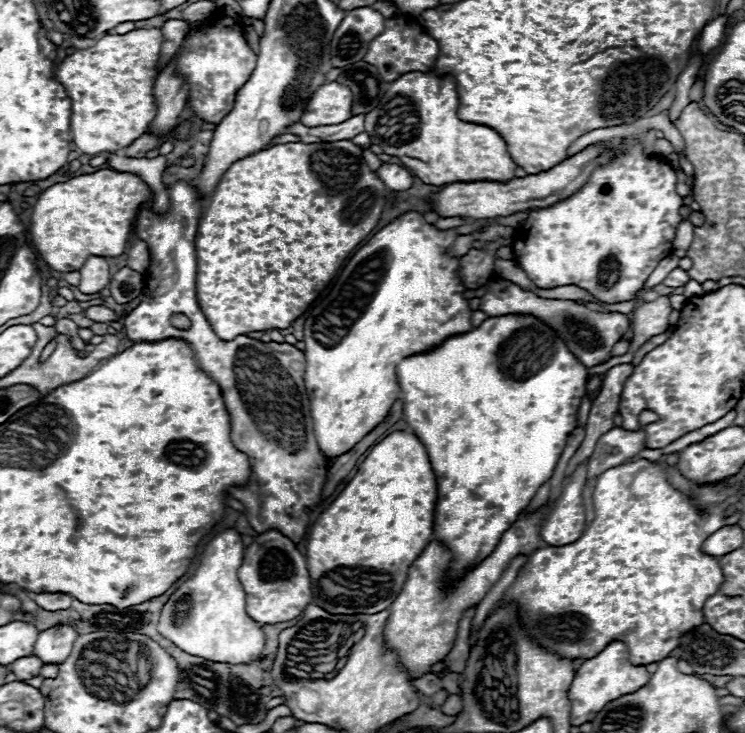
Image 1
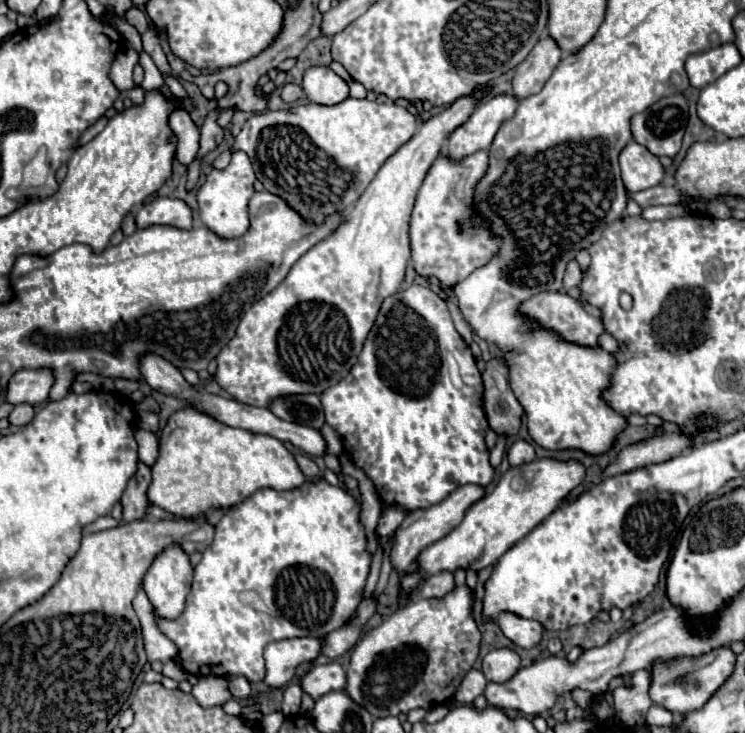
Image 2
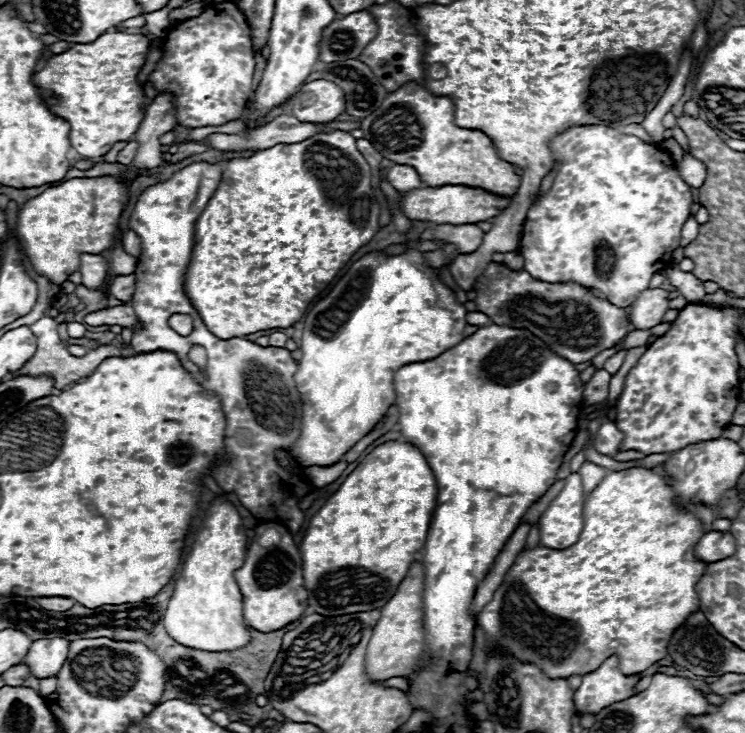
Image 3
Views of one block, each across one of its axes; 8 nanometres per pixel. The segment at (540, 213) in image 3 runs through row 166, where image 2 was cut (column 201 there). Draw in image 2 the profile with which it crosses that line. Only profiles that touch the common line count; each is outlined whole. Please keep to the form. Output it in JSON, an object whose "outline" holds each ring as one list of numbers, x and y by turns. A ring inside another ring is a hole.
{"outline":[[316,480,316,482,306,482,296,490,288,490,288,492,278,492,272,488,262,488,256,494,252,494,248,500,244,500,242,504,234,506,232,510,228,510,222,520,214,526,214,540,212,544,202,552,202,560,196,564,194,568,194,582,192,582,192,590,186,596,186,608,182,612,182,616,178,620,164,620,158,614,156,616,156,624,160,628,160,632,164,636,168,636,176,648,178,648,178,658,176,662,194,676,206,676,206,674,216,674,216,676,244,676,248,682,260,682,264,678,264,660,262,660,262,652,264,646,270,644,272,640,282,640,282,638,294,638,294,636,312,636,312,638,324,638,330,632,342,628,342,624,354,614,354,610,358,608,360,600,362,600,362,590,366,584,366,576,370,570,370,554,366,552,366,534,364,534,364,526,358,520,360,514,360,504,342,488,338,486,330,486,326,480],[244,590,256,590,266,606,268,612,256,612,252,606,246,606,240,602,238,594]]}

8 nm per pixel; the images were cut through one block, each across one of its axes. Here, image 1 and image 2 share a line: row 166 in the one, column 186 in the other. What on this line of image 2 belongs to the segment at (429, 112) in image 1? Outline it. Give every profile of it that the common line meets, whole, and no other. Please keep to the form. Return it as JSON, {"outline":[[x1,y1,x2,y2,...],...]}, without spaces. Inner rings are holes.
{"outline":[[186,406,184,410,170,416,162,440,160,440,160,456,152,466,152,484,148,488,148,498,152,504,176,514,176,516,200,516,208,510,226,510,242,500,250,498,260,488,274,490,294,490,306,482,306,476,298,468,292,452,276,438,266,434,254,434,242,428,230,428,212,416,198,412,194,406]]}

